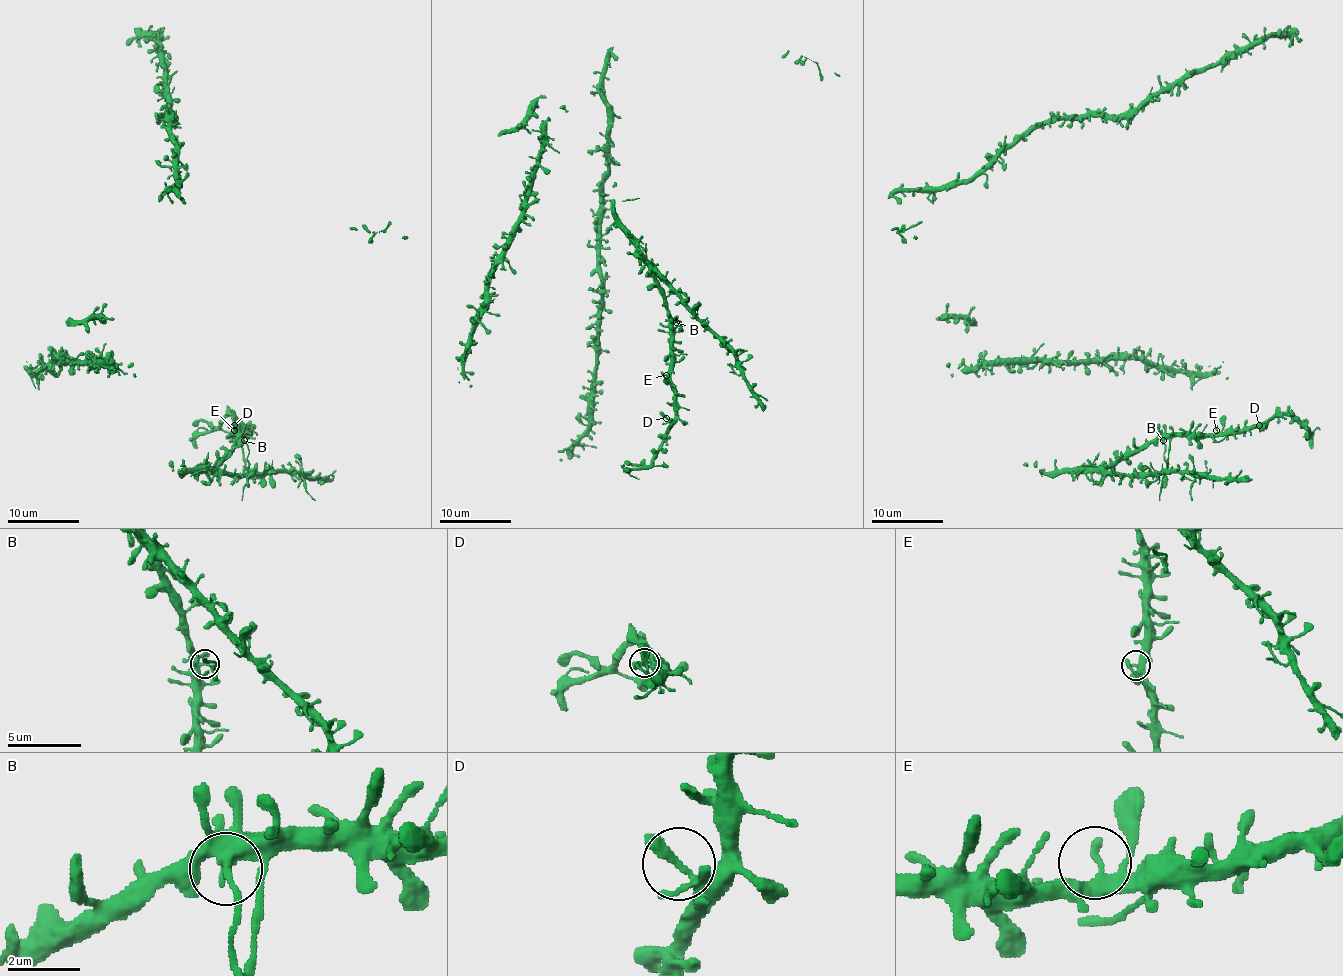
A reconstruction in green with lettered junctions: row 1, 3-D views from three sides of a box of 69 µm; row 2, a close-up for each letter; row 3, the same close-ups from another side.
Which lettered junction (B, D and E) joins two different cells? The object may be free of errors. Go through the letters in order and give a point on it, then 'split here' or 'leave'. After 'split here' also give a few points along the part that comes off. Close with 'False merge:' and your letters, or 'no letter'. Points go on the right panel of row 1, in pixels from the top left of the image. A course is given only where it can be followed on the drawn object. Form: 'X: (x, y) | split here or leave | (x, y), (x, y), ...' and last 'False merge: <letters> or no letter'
B: (1163, 440) | split here | (1162, 441), (1166, 473), (1159, 499)
D: (1259, 425) | leave
E: (1216, 430) | leave
False merge: B

